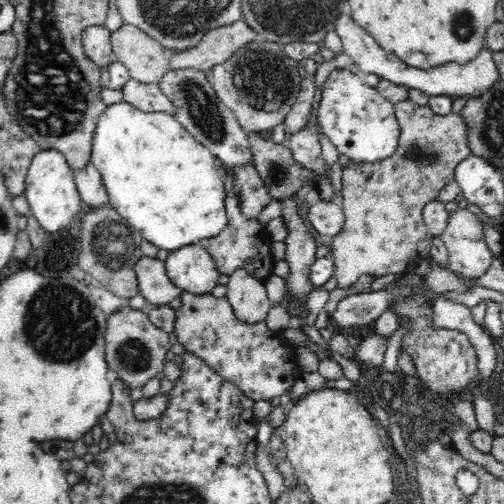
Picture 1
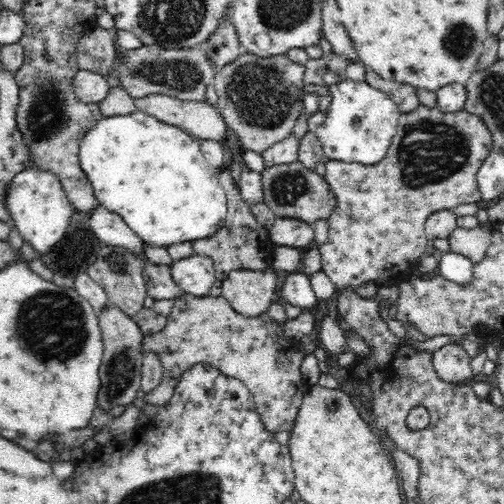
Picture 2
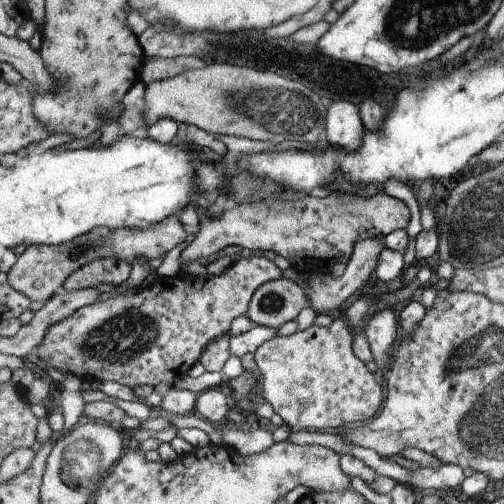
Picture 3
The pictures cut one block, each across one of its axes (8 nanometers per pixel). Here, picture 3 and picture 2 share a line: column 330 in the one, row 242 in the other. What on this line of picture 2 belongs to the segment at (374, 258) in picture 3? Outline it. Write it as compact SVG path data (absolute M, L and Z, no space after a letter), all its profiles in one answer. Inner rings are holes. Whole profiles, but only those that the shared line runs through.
M276 216L274 224L270 226L270 234L276 246L290 246L290 248L306 248L316 238L312 222L294 216Z

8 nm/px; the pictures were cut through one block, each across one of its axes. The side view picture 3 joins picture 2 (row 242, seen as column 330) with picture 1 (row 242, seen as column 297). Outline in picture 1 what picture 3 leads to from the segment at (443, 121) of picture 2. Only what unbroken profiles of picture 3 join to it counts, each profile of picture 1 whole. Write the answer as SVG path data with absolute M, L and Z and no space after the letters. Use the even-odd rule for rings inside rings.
M412 100L396 104L396 120L400 124L400 144L390 160L380 164L354 164L344 166L340 206L346 214L346 226L332 240L332 258L336 262L338 288L350 288L364 274L366 276L386 276L386 274L412 274L422 260L430 256L432 236L424 224L422 210L430 200L438 200L440 192L454 182L454 168L466 156L472 156L468 148L466 124L460 114L436 116L430 106L420 106Z

